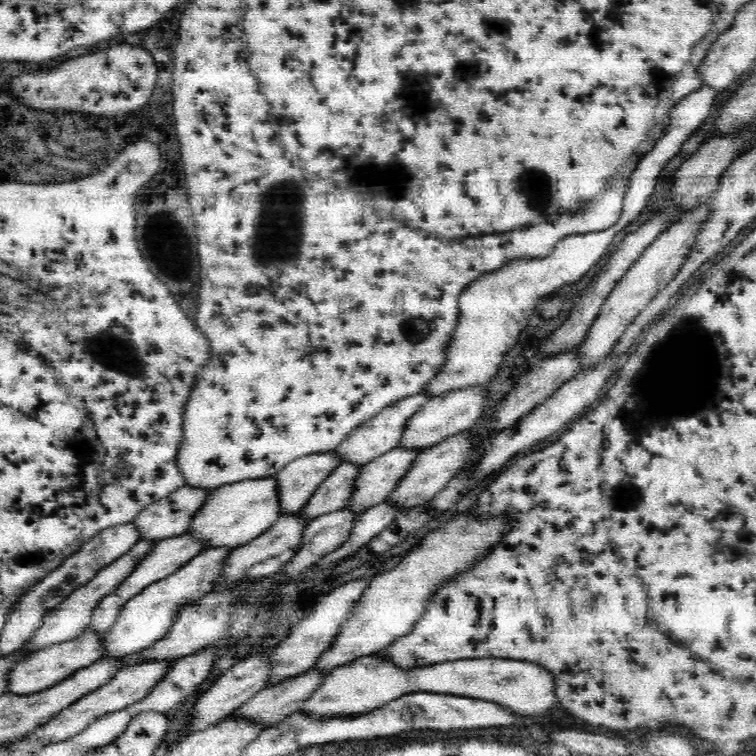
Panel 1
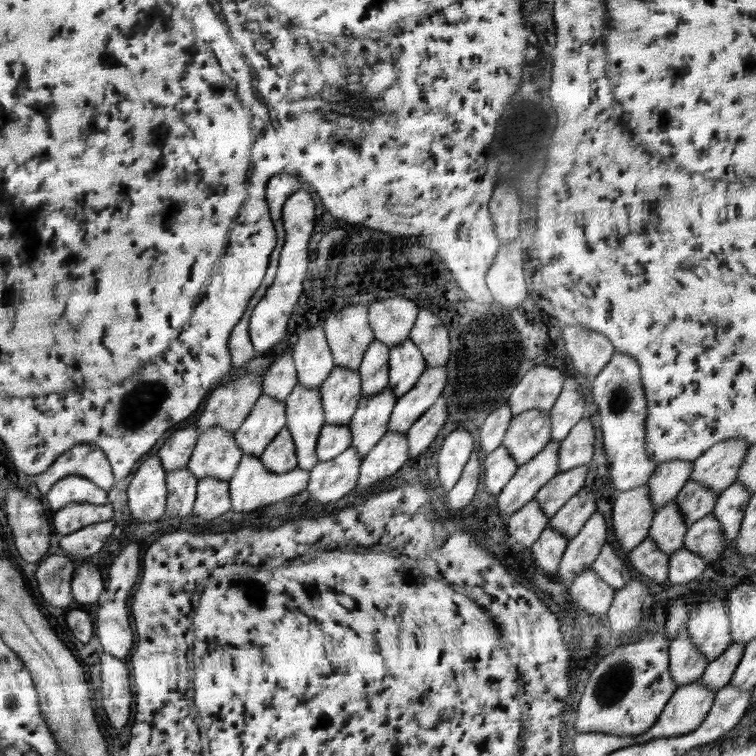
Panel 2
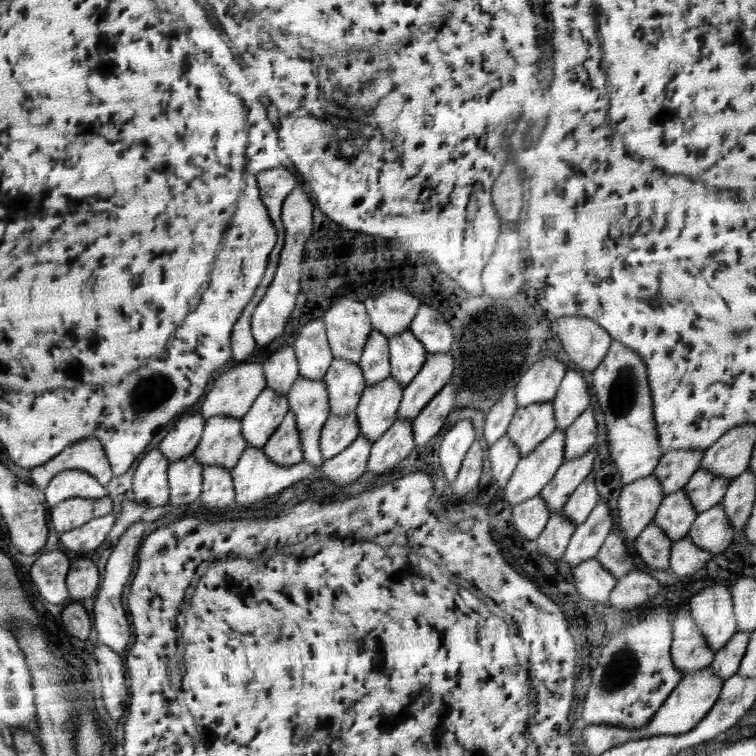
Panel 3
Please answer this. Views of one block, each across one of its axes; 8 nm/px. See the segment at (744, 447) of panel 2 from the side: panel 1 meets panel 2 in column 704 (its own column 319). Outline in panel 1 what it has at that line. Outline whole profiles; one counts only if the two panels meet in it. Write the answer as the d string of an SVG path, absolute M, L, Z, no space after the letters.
M328 451L306 455L286 464L274 476L279 487L280 516L302 510L323 480L340 463L336 451Z

